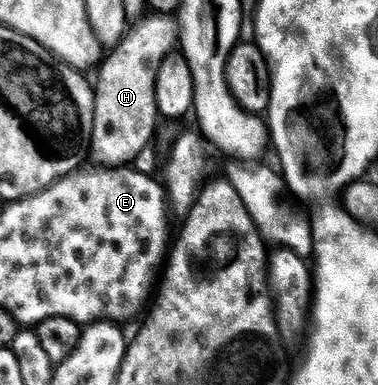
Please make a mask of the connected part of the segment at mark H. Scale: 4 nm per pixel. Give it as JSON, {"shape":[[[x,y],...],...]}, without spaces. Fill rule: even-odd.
{"shape":[[[146,16],[134,30],[127,33],[117,48],[105,55],[97,71],[98,82],[94,86],[94,127],[90,137],[90,154],[102,168],[126,168],[137,163],[145,150],[151,149],[150,141],[158,130],[160,115],[156,104],[156,76],[159,64],[173,53],[180,42],[180,26],[170,16]]]}

